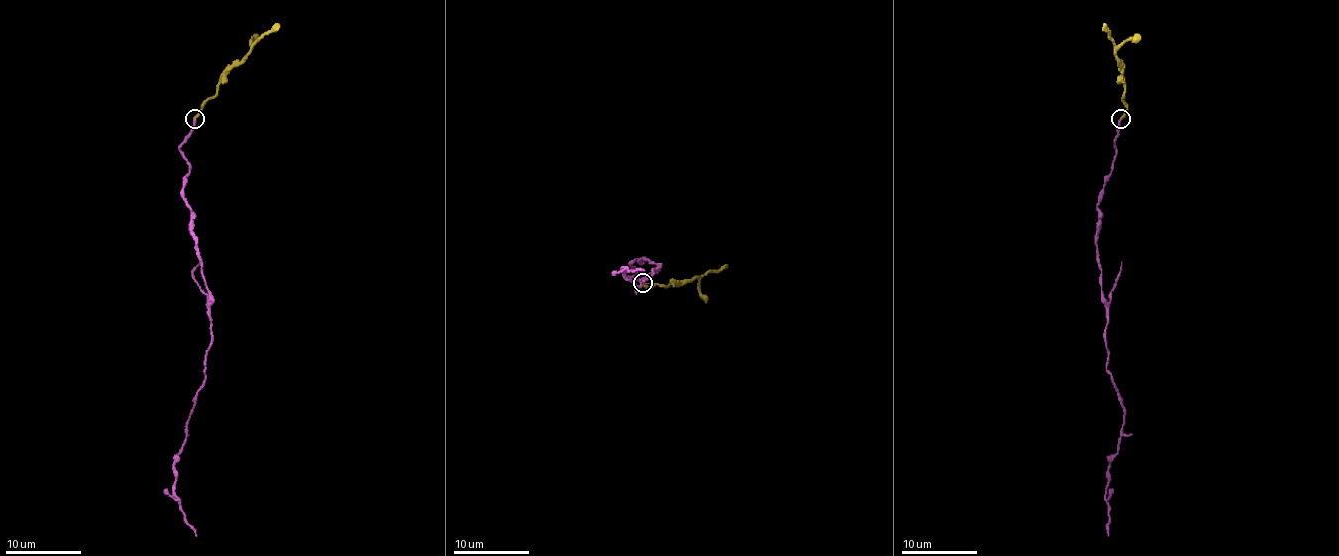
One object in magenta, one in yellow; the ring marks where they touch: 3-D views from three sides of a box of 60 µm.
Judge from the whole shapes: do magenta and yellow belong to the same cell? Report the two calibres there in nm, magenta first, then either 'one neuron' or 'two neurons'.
200 nm thick on the magenta side, 200 nm on the other; two neurons

